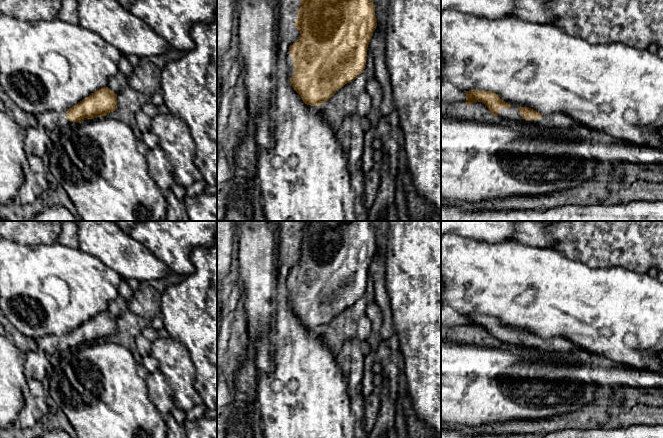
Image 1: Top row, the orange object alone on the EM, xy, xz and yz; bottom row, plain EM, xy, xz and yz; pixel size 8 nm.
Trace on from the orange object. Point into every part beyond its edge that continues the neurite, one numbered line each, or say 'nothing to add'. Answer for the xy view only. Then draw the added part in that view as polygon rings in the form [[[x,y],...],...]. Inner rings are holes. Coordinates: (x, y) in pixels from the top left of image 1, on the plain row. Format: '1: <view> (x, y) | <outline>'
1: xy (54, 346) | [[[46,335],[38,340],[36,350],[47,354],[52,359],[58,359],[63,355],[71,353],[73,350],[66,342],[66,335]]]

